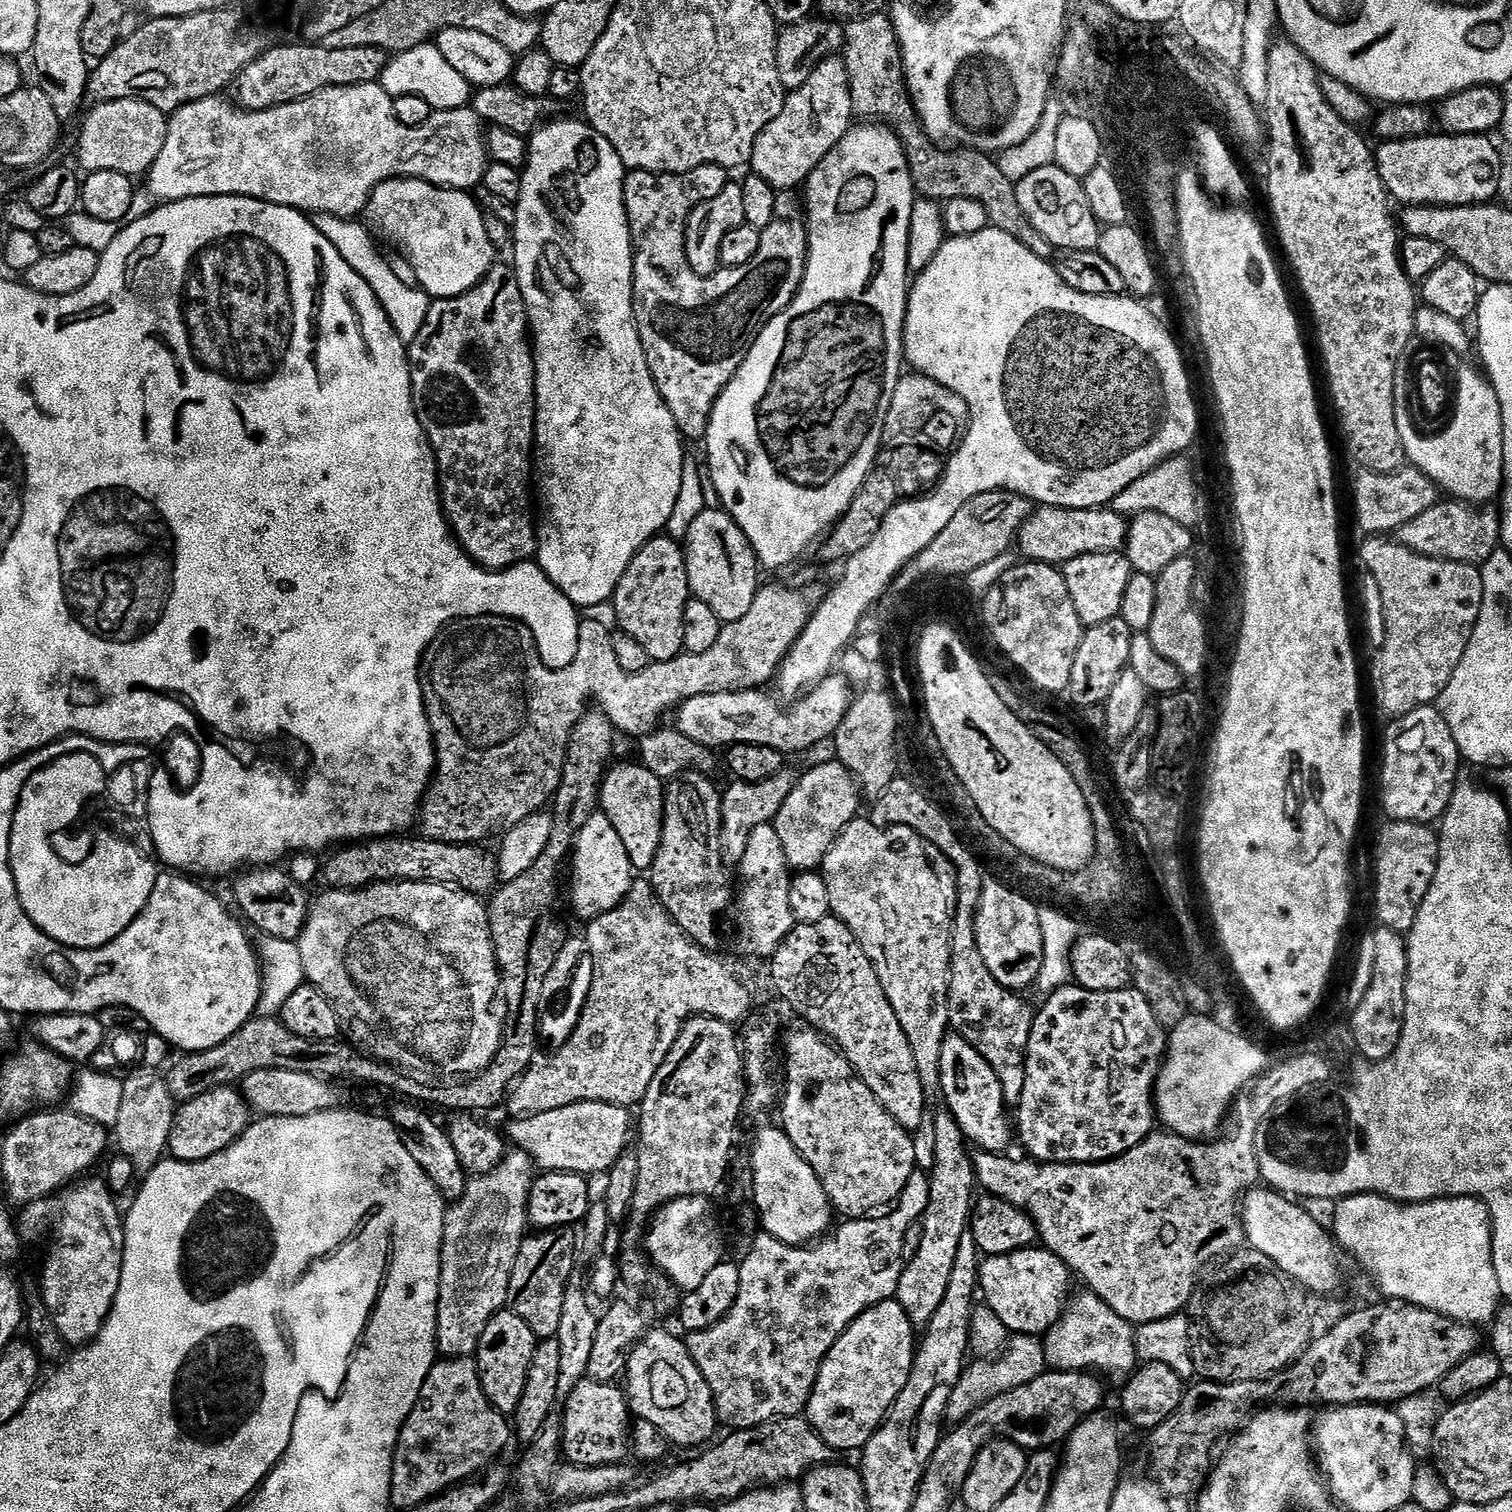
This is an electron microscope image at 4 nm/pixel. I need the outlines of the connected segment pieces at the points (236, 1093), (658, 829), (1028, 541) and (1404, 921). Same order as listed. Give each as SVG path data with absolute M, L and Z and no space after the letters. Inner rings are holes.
M239 1087L215 1088L198 1094L198 1098L183 1101L177 1107L174 1126L170 1130L167 1155L188 1165L226 1150L253 1123L254 1113L244 1101Z
M639 762L633 764L613 763L604 774L604 782L600 785L599 807L609 816L618 837L626 846L626 852L630 854L630 862L637 873L644 874L651 869L654 858L658 854L658 846L662 842L662 826L664 825L664 789L665 781L660 780L651 770Z
M1037 507L1020 527L1018 549L1021 557L1041 564L1062 566L1070 558L1099 552L1124 552L1128 543L1129 521L1112 507L1046 508Z
M1394 820L1385 825L1376 848L1376 916L1383 927L1406 934L1414 926L1418 906L1422 906L1430 882L1434 882L1440 842L1427 824Z

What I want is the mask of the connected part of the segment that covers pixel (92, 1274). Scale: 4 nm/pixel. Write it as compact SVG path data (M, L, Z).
M84 1178L71 1186L65 1186L45 1200L35 1200L33 1204L23 1205L21 1212L24 1213L18 1216L19 1230L28 1240L36 1240L52 1228L52 1241L48 1244L48 1253L40 1268L38 1292L53 1318L58 1334L73 1349L92 1343L102 1330L122 1282L124 1261L124 1216L116 1209L117 1197L108 1189L107 1179L88 1179L92 1178Z

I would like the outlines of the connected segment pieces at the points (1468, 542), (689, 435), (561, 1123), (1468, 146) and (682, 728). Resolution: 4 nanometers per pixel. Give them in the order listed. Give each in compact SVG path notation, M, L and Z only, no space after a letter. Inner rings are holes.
M1455 498L1437 502L1430 510L1406 522L1394 536L1402 546L1435 560L1453 560L1463 564L1482 565L1501 547L1500 513L1492 506L1476 506L1471 512L1467 503Z
M703 164L694 170L679 174L674 172L638 172L632 170L624 178L624 205L628 215L628 228L632 232L632 305L636 315L638 334L640 335L644 352L648 356L648 365L652 371L654 382L658 386L658 390L662 394L670 414L674 414L674 422L680 427L681 437L688 442L691 442L691 440L703 441L707 437L708 423L712 417L717 398L722 394L722 390L726 390L726 386L734 378L738 366L742 366L746 354L752 349L752 344L758 338L761 330L775 316L782 314L782 310L786 310L786 306L790 306L790 302L798 294L798 290L804 281L806 262L808 261L807 223L801 217L799 220L796 216L781 215L773 220L772 225L766 229L766 250L761 250L758 254L754 254L754 258L750 262L746 262L744 268L721 268L720 271L715 272L712 276L694 274L694 270L690 270L690 262L686 258L686 226L688 225L688 219L692 211L703 200L709 200L714 198L714 194L719 194L724 183L726 183L725 169L720 168L717 164Z
M578 1102L570 1106L562 1106L558 1110L546 1110L533 1116L521 1116L509 1119L508 1132L506 1136L512 1140L519 1151L524 1152L537 1169L544 1172L578 1172L589 1174L588 1172L607 1173L618 1162L618 1158L625 1155L628 1144L628 1135L633 1135L634 1120L630 1117L629 1109L619 1108L606 1102Z
M1433 134L1422 138L1410 138L1409 140L1385 140L1375 149L1376 169L1382 178L1382 182L1388 188L1388 195L1393 201L1404 206L1418 204L1439 204L1441 206L1455 206L1458 204L1486 204L1497 199L1496 191L1500 188L1500 152L1491 144L1488 136L1454 136L1451 134Z
M833 674L809 688L795 701L793 708L783 708L775 695L767 696L764 690L747 692L723 692L722 694L698 694L675 709L674 727L686 738L698 742L709 750L727 750L733 744L753 744L770 746L785 754L804 752L823 740L835 737L846 710L854 699L854 688L847 677ZM853 691L853 692L852 692ZM776 700L777 701L776 701Z

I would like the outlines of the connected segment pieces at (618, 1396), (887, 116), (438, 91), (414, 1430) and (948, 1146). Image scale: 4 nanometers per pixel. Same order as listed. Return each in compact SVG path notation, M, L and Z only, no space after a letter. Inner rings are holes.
M585 1378L570 1390L563 1404L560 1438L565 1461L587 1468L625 1463L630 1452L630 1409L623 1387Z
M884 14L849 19L844 29L844 43L842 59L848 67L852 111L865 121L891 125L904 143L917 193L937 202L974 198L974 202L982 202L986 206L991 227L1018 238L1018 242L1022 242L1026 250L1038 254L1038 258L1055 261L1058 249L1034 230L1034 222L1026 218L1026 210L1018 204L1016 184L1002 174L999 163L989 153L976 152L972 148L941 150L922 131L914 101L908 94L902 50L891 19Z
M432 42L414 46L414 50L395 53L382 70L378 83L384 87L388 96L395 98L414 94L430 102L430 106L437 112L467 108L474 95L472 84L466 82L466 78L462 78L462 74L458 74L458 70L454 70L446 58L442 58L442 52Z
M472 1356L437 1359L430 1374L426 1374L426 1382L422 1382L418 1402L414 1402L414 1410L410 1410L396 1443L396 1453L392 1459L391 1507L411 1510L436 1496L443 1496L457 1484L479 1477L495 1461L492 1459L507 1446L508 1436L510 1440L509 1421L486 1398L475 1359Z
M937 1111L934 1118L934 1166L928 1173L930 1202L926 1202L924 1219L919 1221L922 1226L922 1242L918 1242L918 1254L906 1261L894 1297L902 1310L906 1310L912 1319L912 1327L917 1330L922 1330L930 1318L934 1318L934 1310L938 1310L942 1298L946 1298L946 1286L950 1286L950 1273L954 1271L958 1242L962 1242L962 1234L970 1228L978 1185L972 1165L973 1153L968 1152L968 1148L970 1144L964 1138L962 1126L958 1126L951 1112Z

